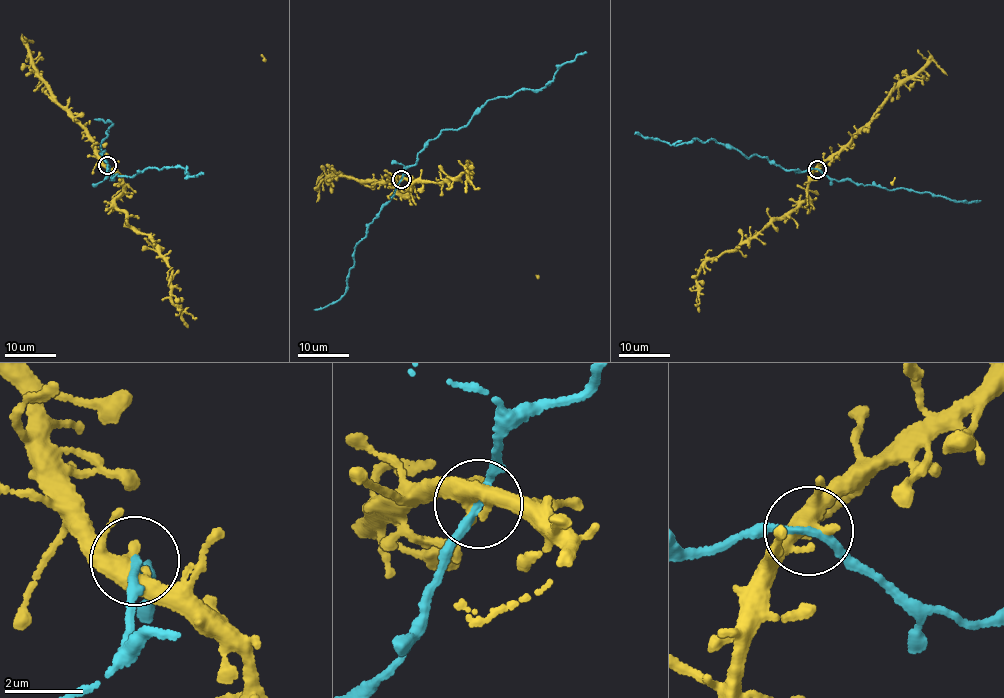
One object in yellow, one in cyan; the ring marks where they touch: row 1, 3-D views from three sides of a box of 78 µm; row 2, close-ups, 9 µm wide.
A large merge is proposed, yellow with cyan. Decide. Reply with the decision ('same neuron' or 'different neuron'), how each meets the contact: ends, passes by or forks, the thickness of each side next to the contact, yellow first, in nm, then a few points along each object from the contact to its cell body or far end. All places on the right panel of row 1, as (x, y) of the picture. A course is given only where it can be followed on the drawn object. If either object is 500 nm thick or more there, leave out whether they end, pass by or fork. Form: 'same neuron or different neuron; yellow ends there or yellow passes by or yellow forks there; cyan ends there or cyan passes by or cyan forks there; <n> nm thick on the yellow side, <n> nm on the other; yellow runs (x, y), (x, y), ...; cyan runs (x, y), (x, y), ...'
same neuron; yellow forks there; cyan passes by; 360 nm thick on the yellow side, 180 nm on the other; yellow runs (817, 168), (811, 176), (807, 201), (734, 248), (705, 263), (696, 281), (699, 312); cyan runs (817, 168), (783, 169), (713, 139), (696, 138), (673, 146), (634, 133)

